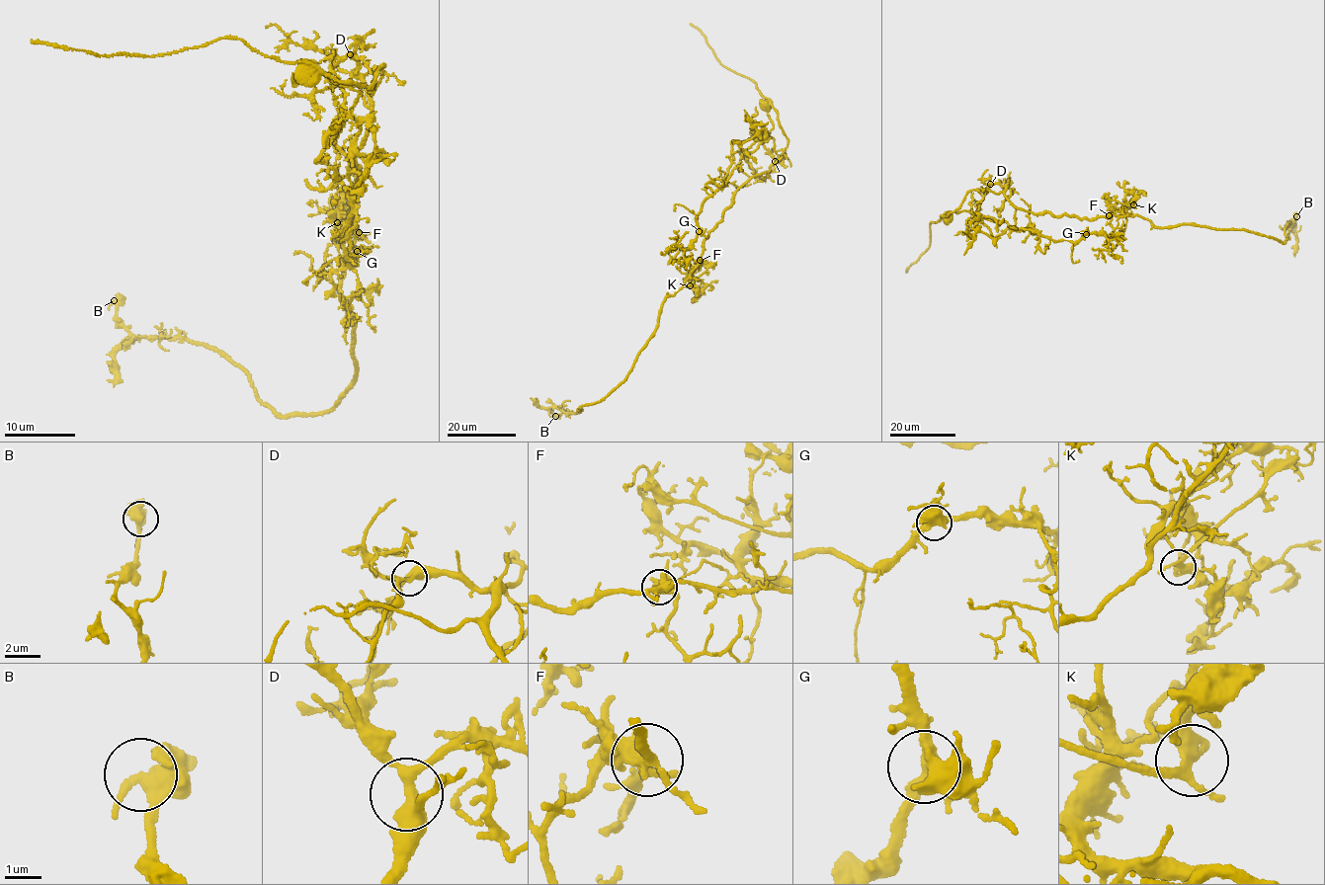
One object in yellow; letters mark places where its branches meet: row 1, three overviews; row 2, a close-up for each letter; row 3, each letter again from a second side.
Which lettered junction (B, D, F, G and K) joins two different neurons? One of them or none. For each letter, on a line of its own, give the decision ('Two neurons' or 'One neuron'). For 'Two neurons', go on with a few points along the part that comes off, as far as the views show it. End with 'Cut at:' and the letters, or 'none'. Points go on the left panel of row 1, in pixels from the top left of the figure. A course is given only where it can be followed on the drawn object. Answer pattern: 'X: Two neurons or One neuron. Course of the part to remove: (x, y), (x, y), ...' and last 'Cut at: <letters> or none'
B: One neuron
D: One neuron
F: Two neurons. Course of the part to remove: (359, 232), (348, 221), (358, 192), (354, 159), (384, 65), (368, 88), (240, 39), (106, 56), (31, 40)
G: One neuron
K: One neuron
Cut at: F

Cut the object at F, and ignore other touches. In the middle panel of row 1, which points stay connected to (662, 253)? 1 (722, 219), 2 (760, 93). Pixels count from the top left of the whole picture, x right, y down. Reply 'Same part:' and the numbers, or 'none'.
Same part: none

